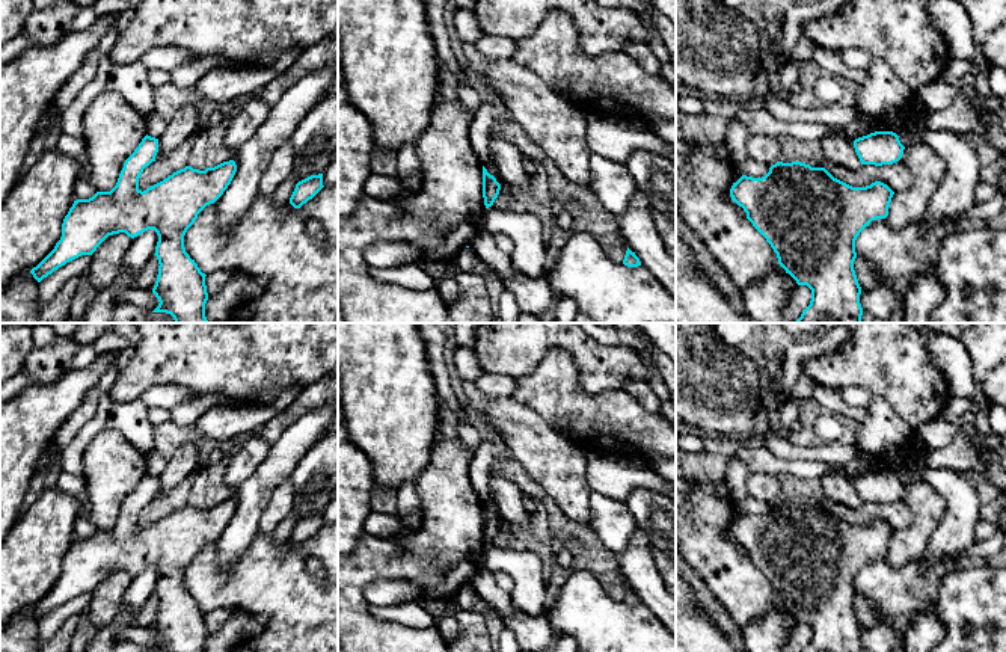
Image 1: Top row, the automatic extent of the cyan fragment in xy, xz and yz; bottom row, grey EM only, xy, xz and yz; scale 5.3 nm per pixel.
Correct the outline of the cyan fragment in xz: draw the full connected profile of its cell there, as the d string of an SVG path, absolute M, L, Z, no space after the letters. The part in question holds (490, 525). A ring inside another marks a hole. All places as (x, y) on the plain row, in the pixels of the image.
M483 504L483 536L484 536L486 546L493 543L495 537L499 533L499 528L501 528L501 522Z

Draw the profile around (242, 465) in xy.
M256 433L243 438L241 450L229 456L229 463L223 475L225 484L237 489L244 483L267 456L270 445Z

